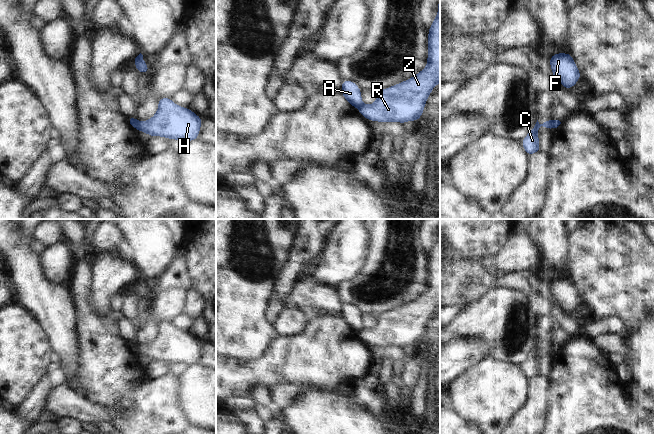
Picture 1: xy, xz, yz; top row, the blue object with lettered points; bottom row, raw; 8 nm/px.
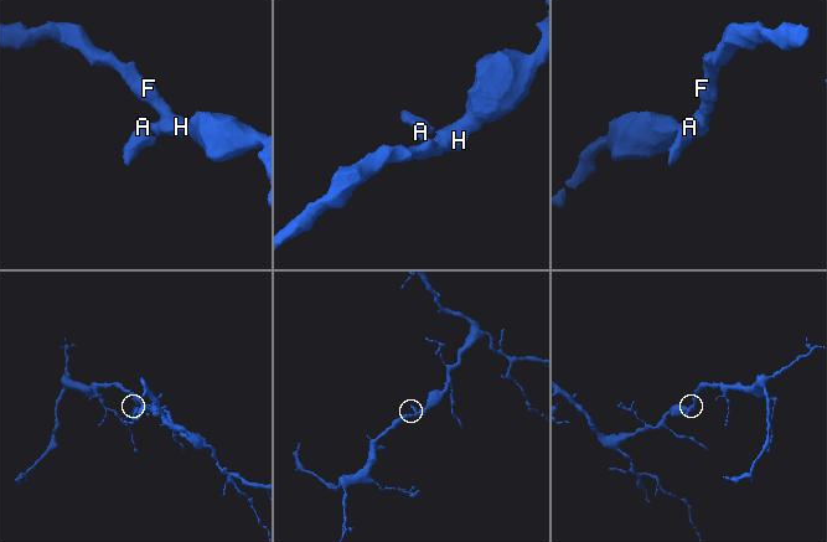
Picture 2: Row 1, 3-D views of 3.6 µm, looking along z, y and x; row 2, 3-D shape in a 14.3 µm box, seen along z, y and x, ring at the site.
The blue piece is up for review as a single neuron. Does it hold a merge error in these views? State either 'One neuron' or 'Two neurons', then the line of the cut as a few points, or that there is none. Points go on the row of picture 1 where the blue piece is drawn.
Two neurons. Split along yz (553, 120), (549, 128).

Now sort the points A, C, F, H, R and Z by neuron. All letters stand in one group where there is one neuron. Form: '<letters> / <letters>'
A C / F H R Z

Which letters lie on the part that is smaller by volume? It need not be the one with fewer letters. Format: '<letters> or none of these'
A, C

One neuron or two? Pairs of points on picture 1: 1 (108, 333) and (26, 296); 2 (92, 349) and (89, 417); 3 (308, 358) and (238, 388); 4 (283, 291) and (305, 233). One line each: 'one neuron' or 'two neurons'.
1: two neurons
2: two neurons
3: one neuron
4: one neuron

